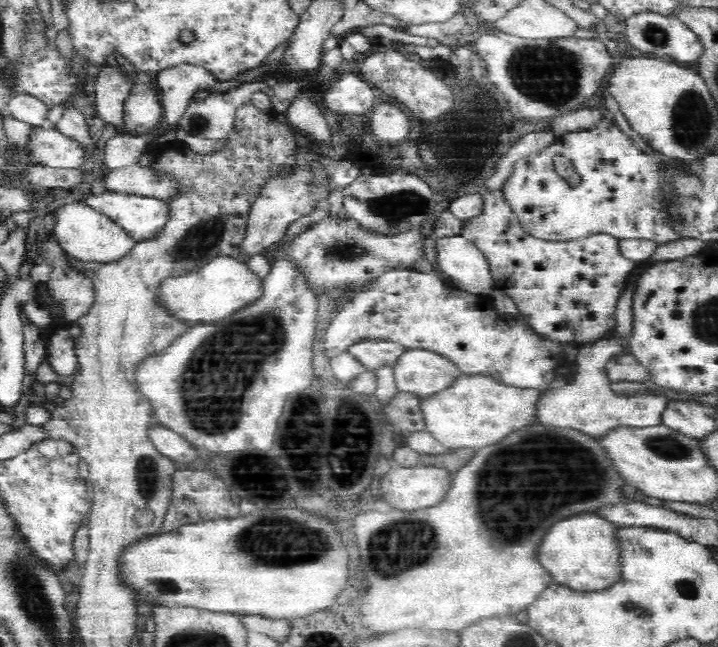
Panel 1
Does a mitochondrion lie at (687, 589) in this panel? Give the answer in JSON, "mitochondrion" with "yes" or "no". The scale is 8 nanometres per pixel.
{"mitochondrion":"yes"}

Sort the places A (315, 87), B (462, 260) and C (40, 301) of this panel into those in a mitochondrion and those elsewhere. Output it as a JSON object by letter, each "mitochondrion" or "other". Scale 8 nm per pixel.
{"A":"other","B":"other","C":"other"}

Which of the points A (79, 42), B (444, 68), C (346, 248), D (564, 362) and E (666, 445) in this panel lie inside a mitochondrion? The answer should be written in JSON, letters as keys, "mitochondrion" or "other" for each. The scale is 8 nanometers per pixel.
{"A":"other","B":"other","C":"mitochondrion","D":"other","E":"mitochondrion"}

